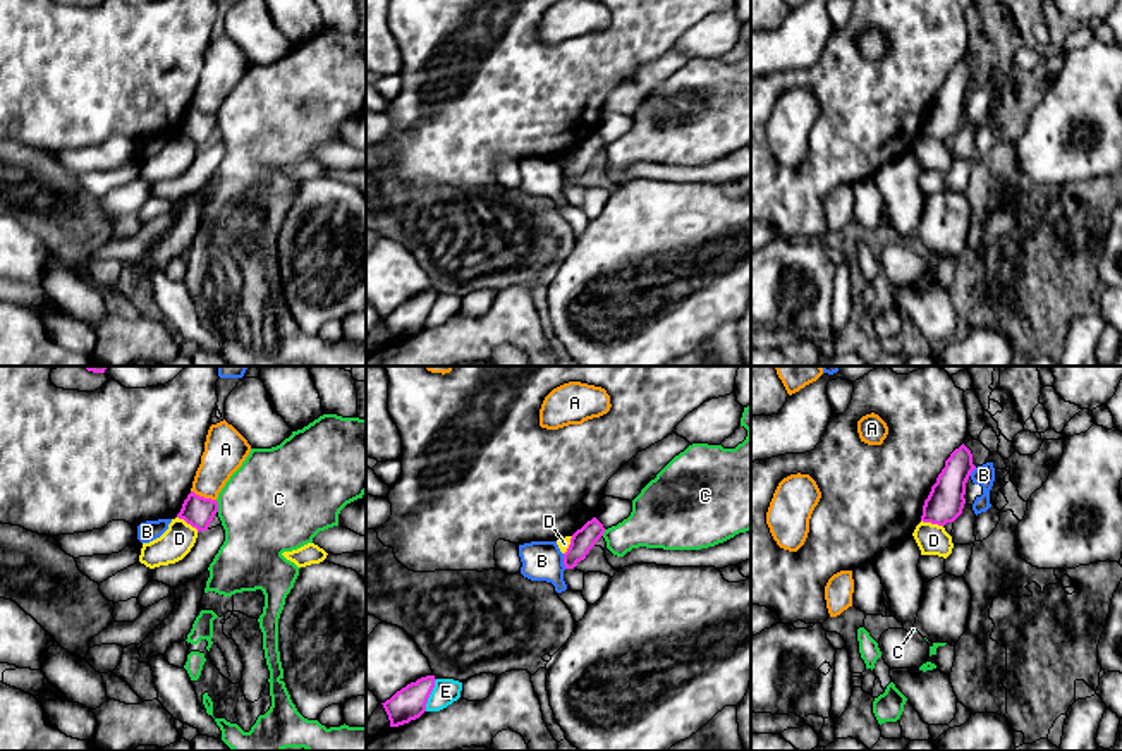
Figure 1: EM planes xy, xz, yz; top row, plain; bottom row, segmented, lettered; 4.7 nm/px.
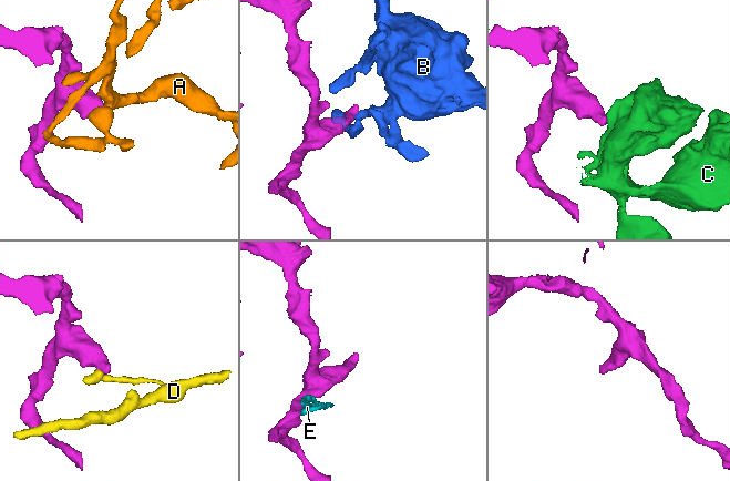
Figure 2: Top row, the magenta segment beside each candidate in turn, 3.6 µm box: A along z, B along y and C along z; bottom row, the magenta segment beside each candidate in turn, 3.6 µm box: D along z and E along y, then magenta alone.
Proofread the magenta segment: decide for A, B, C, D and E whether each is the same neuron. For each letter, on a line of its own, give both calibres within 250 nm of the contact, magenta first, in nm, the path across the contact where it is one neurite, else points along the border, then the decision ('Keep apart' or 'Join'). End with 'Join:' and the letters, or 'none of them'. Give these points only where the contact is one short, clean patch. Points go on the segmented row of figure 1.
A: Thickness 140 nm (magenta) against 200 nm. Keep apart
B: Thickness 110 nm (magenta) against 190 nm. Keep apart
C: Thickness 140 nm (magenta) against 460 nm. Boundary: xy (215, 500), (219, 511). Keep apart
D: Thickness 140 nm (magenta) against 150 nm. Boundary: xy (177, 516), (198, 531). Keep apart
E: Thickness 160 nm (magenta) against 120 nm. Keep apart
Join: none of them

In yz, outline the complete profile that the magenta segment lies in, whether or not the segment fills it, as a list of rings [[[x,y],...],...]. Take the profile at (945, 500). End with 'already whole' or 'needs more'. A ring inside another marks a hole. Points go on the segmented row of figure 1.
[[[962,443],[945,461],[945,467],[931,486],[931,492],[923,505],[923,522],[945,526],[954,522],[966,504],[966,483],[976,469],[971,450]]]; already whole

